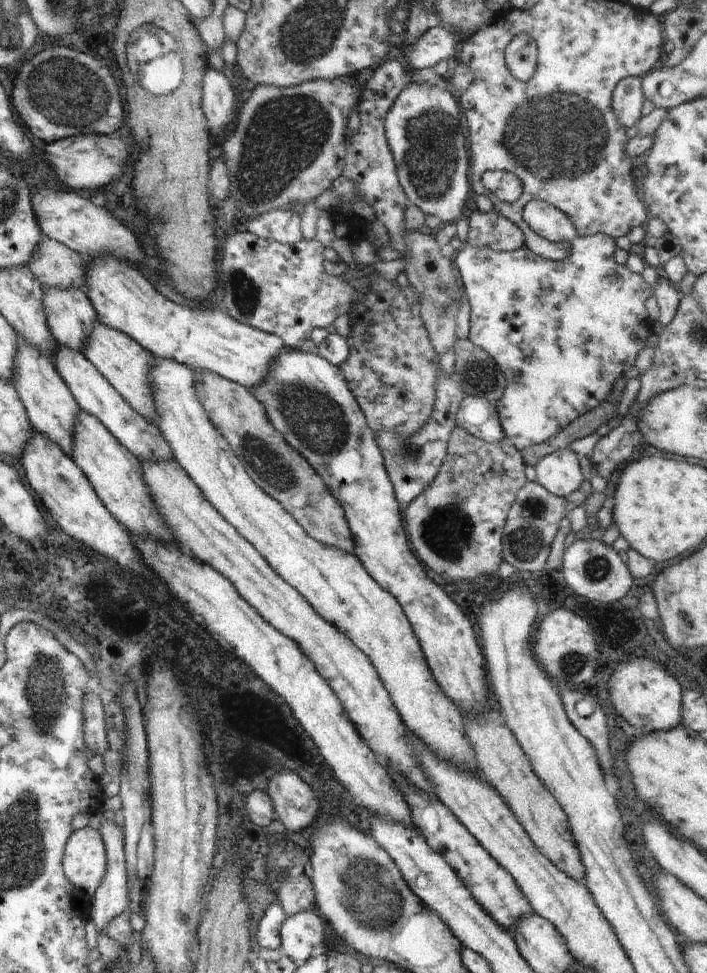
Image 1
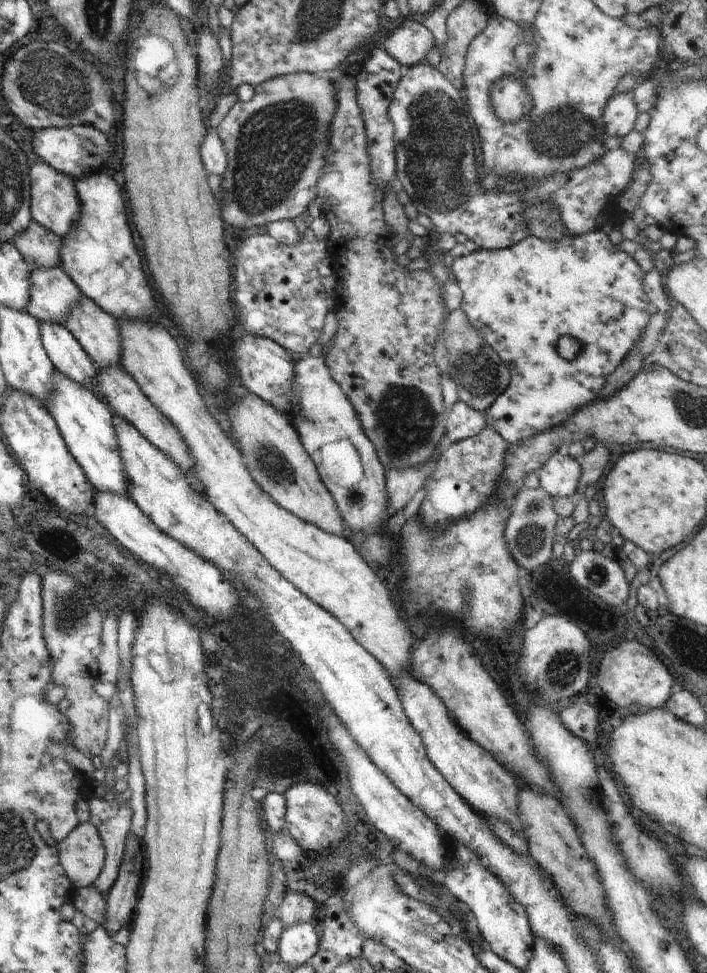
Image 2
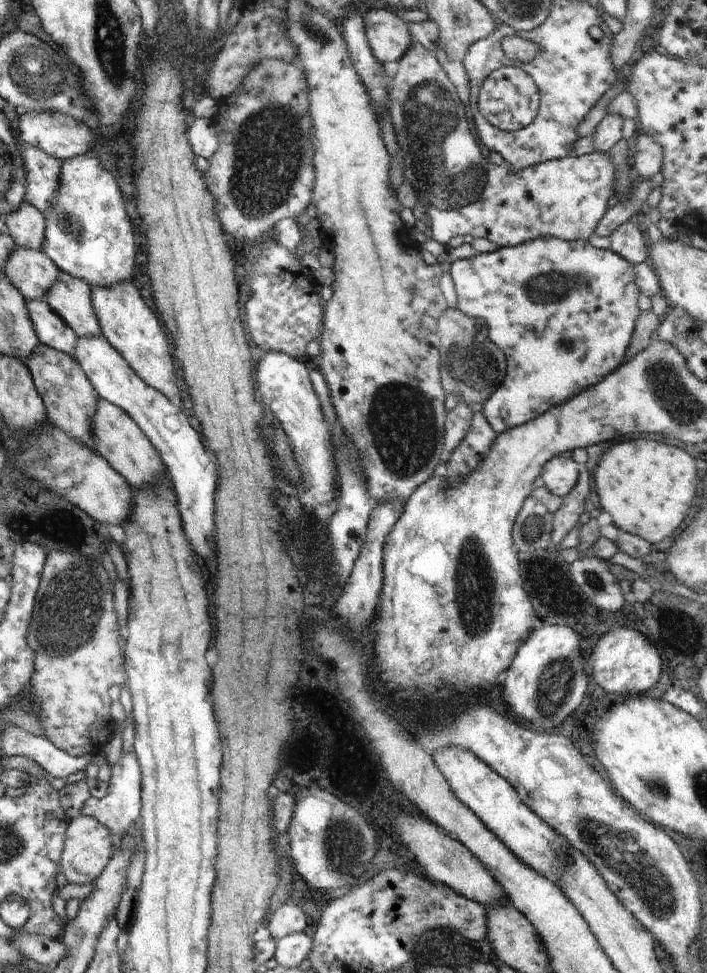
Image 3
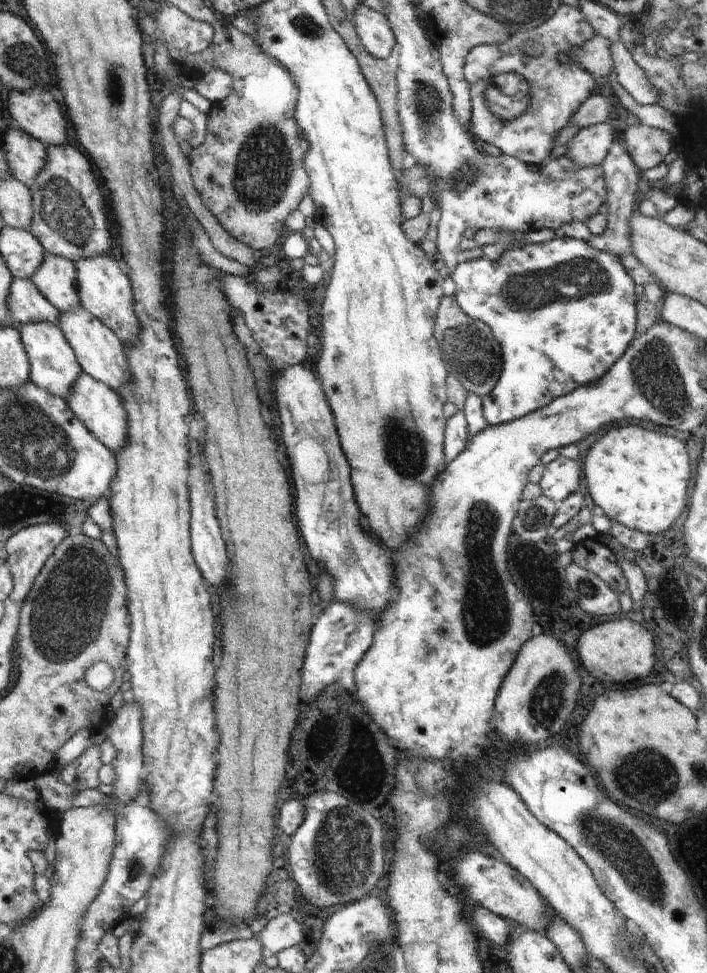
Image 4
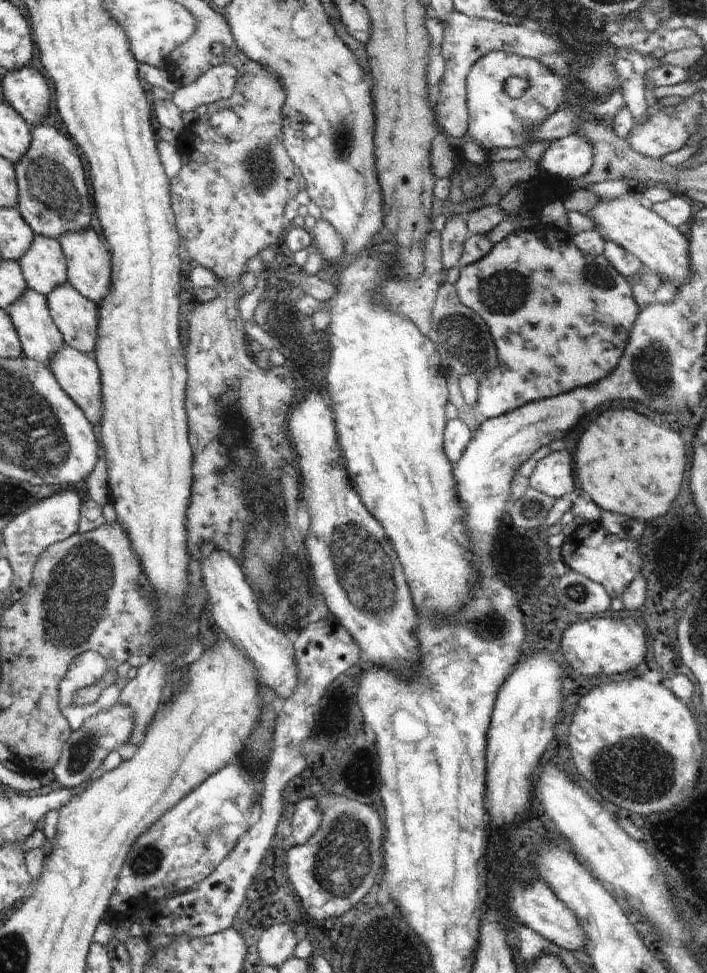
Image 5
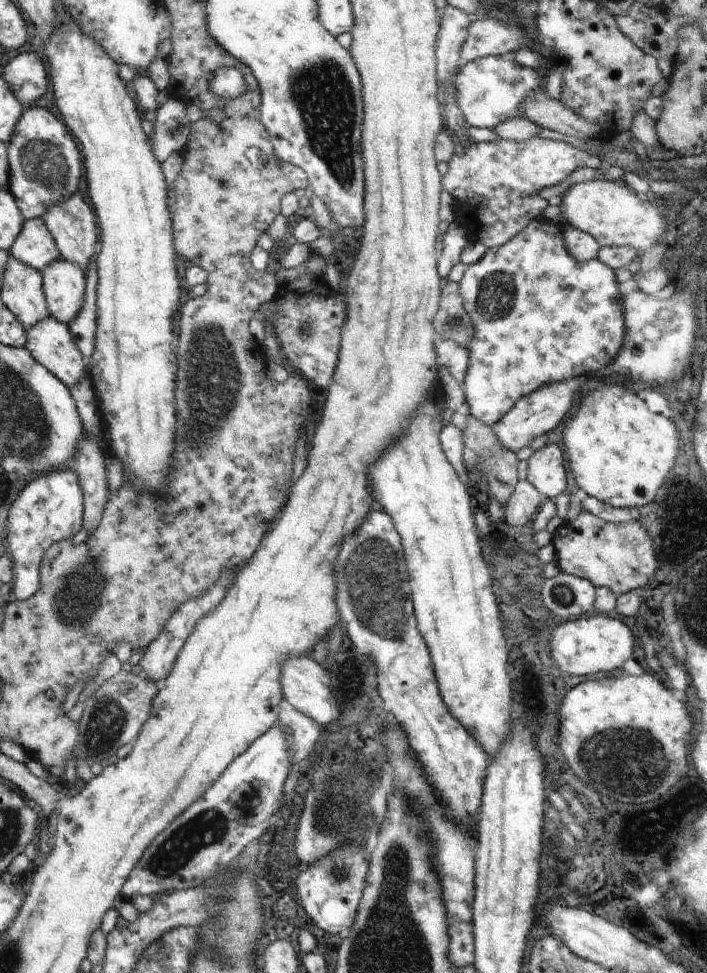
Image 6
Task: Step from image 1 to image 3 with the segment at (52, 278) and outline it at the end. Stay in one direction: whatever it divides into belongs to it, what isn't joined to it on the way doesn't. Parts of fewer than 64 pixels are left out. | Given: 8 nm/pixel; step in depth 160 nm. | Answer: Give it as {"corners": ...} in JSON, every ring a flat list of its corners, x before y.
{"corners":[[22,202,20,208,12,210,2,219,12,241,22,248,41,250,46,232,46,218,29,202]]}

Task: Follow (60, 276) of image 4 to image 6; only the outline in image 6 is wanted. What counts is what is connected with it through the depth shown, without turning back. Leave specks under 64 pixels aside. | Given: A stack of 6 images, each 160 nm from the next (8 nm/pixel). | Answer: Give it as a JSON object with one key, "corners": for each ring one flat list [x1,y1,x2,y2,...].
{"corners":[[43,218,23,220,22,230,11,244,9,254,24,262,26,266,38,270,40,274,50,262,60,260,60,252]]}

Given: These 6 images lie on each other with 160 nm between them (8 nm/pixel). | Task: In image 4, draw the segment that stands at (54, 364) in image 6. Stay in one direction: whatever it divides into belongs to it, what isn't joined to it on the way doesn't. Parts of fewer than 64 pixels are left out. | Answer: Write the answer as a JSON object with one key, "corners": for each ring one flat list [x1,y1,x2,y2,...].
{"corners":[[82,371,81,375,71,384,65,402,72,409,74,416,82,421,82,424,98,440,109,448,113,453,125,445,127,435,126,411,119,399,119,394,107,387,107,384,96,380,87,372]]}

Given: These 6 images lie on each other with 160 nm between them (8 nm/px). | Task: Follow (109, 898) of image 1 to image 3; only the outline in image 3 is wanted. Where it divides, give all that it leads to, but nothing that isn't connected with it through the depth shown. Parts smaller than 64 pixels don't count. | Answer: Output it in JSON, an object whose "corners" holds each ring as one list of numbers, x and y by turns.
{"corners":[[122,751,122,756,118,758,118,762,112,766,112,776,108,783,108,792,102,799,88,798,82,806,83,815,90,816,98,823,104,824,112,836,112,852,118,850,118,846,122,844,122,838,128,834,129,829,135,822,138,822,141,816,142,800,141,800,141,770,138,760,134,753]]}

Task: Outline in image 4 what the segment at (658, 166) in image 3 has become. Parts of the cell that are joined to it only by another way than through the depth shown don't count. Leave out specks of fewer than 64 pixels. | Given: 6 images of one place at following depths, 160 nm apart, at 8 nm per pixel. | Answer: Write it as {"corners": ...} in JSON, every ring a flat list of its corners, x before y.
{"corners":[[644,123,629,125,624,138,628,156,640,171,658,166,677,144,668,131]]}

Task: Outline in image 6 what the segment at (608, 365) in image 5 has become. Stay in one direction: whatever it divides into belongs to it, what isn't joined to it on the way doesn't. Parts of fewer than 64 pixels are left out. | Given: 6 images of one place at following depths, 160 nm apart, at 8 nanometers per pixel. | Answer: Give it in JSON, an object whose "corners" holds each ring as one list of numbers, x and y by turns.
{"corners":[[542,218,530,220,526,224,526,228,522,228,514,238,510,238,510,242,490,248,486,254,482,256,475,264,470,265,468,270,464,272,462,280,459,282,460,294,463,298,464,309,466,314,470,316,472,324,474,324,474,338,470,340,468,370,466,370,466,378,462,382,461,388,466,395,465,407,467,411,480,420,482,424,492,427,492,424,499,422,514,406,515,403,528,396,530,392,544,388,544,384,550,382,564,382,570,378,578,378,580,381,580,374,586,372,594,372,598,368,602,368,604,364,610,364,624,344,624,308,622,308,622,296,624,293,620,292,618,288,618,280,614,270,602,264,597,259,588,260,588,262,576,262,564,248,564,238,562,238,562,227,554,226,550,222,545,222]]}

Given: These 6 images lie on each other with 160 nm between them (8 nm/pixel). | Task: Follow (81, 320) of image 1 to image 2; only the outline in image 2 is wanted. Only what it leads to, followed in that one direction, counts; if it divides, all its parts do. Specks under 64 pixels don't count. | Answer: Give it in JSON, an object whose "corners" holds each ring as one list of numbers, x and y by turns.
{"corners":[[60,265,34,269,29,274,30,300,25,310,39,321,63,325,70,307,76,304,81,290]]}

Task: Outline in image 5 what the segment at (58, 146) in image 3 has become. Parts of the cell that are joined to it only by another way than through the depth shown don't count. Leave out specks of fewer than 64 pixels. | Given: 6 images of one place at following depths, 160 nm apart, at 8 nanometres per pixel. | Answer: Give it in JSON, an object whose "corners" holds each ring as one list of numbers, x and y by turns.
{"corners":[[28,65,8,71,1,82,6,102,32,127,39,125,47,116,48,102,52,96,44,77,44,72]]}

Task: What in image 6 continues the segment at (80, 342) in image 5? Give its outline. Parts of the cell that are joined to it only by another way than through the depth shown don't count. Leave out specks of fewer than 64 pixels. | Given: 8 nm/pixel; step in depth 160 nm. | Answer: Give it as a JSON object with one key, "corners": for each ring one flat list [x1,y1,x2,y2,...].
{"corners":[[60,257,42,270,41,280,48,313,68,326,78,318,84,304,86,282,82,268]]}

